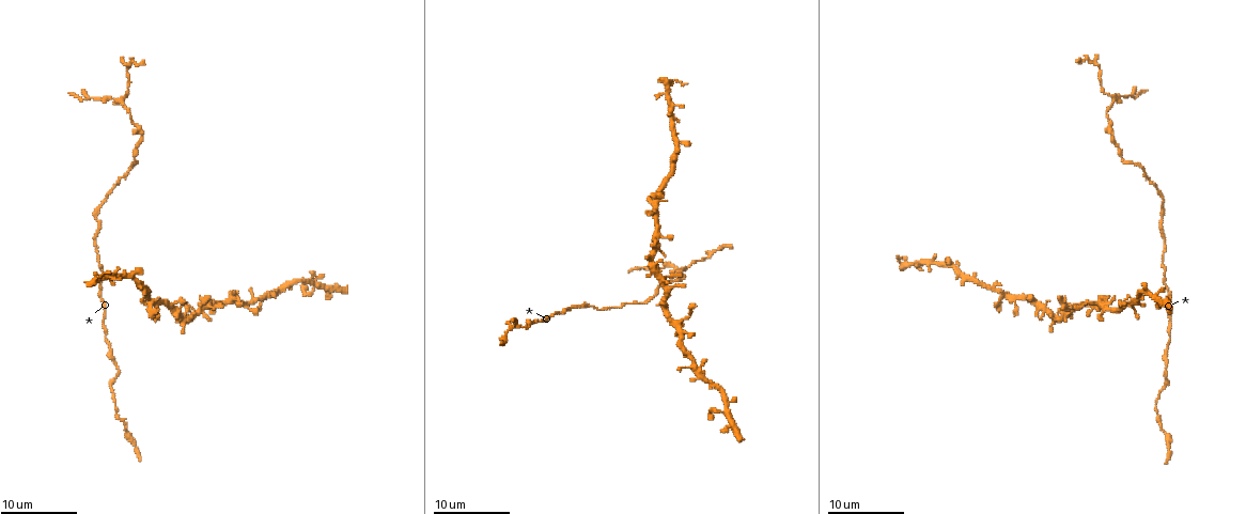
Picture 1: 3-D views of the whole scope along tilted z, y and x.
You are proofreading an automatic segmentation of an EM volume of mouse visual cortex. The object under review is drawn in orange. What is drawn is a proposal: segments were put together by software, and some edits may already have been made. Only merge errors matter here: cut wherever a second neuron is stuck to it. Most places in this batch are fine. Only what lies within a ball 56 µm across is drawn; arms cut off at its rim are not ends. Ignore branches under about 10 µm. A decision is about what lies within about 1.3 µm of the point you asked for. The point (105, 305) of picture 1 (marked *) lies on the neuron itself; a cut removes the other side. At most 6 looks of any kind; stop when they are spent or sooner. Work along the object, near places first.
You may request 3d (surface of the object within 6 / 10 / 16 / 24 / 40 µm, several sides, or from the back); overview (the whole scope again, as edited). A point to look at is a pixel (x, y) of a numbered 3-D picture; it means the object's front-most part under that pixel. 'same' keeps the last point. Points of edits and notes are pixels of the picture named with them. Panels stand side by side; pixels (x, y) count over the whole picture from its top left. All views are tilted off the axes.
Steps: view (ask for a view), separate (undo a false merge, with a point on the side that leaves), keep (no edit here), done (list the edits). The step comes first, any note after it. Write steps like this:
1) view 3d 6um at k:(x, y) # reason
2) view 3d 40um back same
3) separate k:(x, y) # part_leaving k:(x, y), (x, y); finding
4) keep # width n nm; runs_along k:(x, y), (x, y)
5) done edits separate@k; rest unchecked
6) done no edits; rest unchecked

view 3d 6um at 1:(630, 304) # narrows sharply

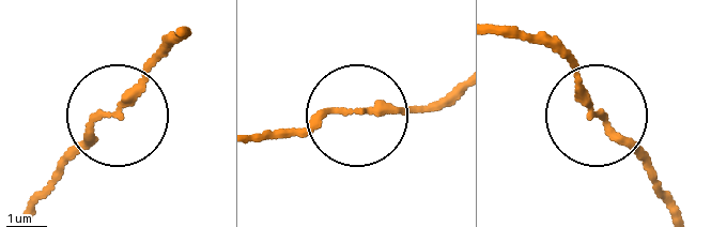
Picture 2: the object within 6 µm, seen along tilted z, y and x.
keep # runs_along 2:(266, 135), (348, 114), (450, 105); continuous, no second neuron

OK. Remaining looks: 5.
view 3d 10um at 1:(120, 99) # four or more arms meet

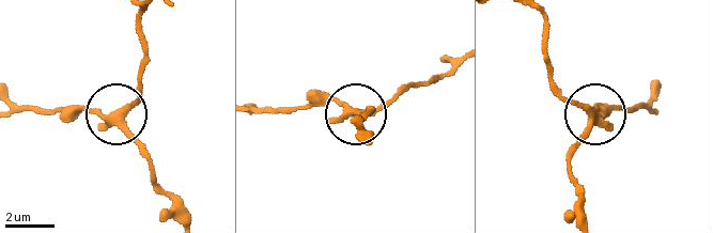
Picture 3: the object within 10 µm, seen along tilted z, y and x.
keep # arms 4; runs_along 3:(186, 216), (155, 185), (149, 161), (114, 119), (46, 109); continuous, no second neuron

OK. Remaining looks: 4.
view 3d 6um at 1:(137, 127) # three-way junction

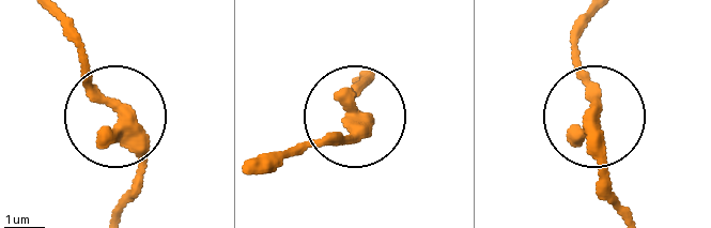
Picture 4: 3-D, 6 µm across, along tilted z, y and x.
view 3d 6um back at 4:(119, 109)

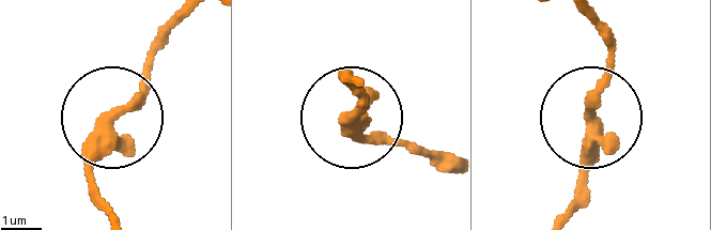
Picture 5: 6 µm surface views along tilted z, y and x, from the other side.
keep # arms 3; runs_along 5:(116, 216), (90, 147), (136, 95), (166, 39); all the same neuron

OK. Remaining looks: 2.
done no edits; rest unchecked

